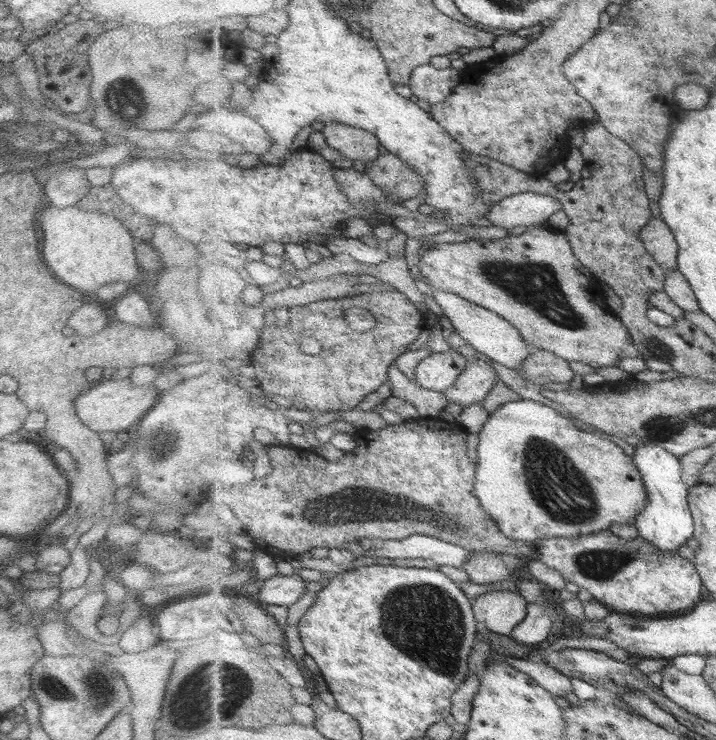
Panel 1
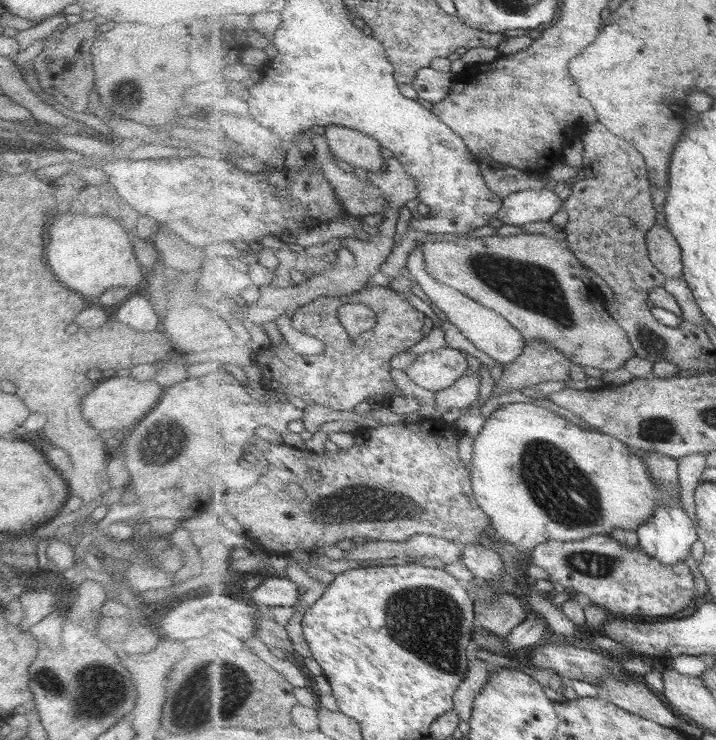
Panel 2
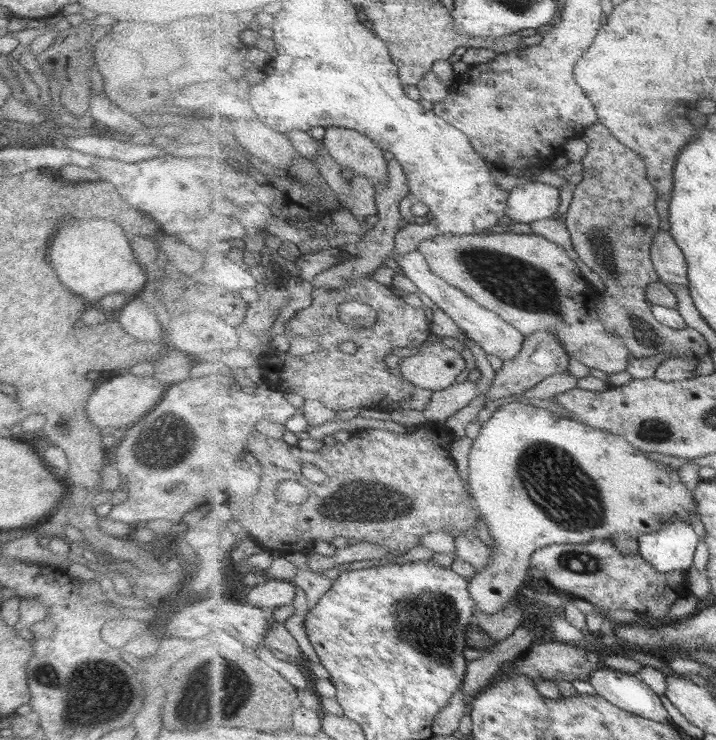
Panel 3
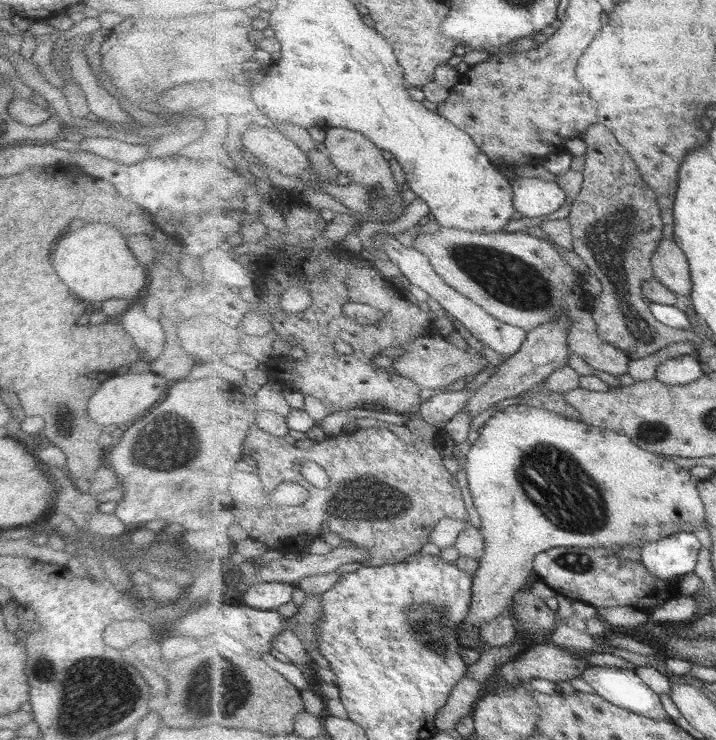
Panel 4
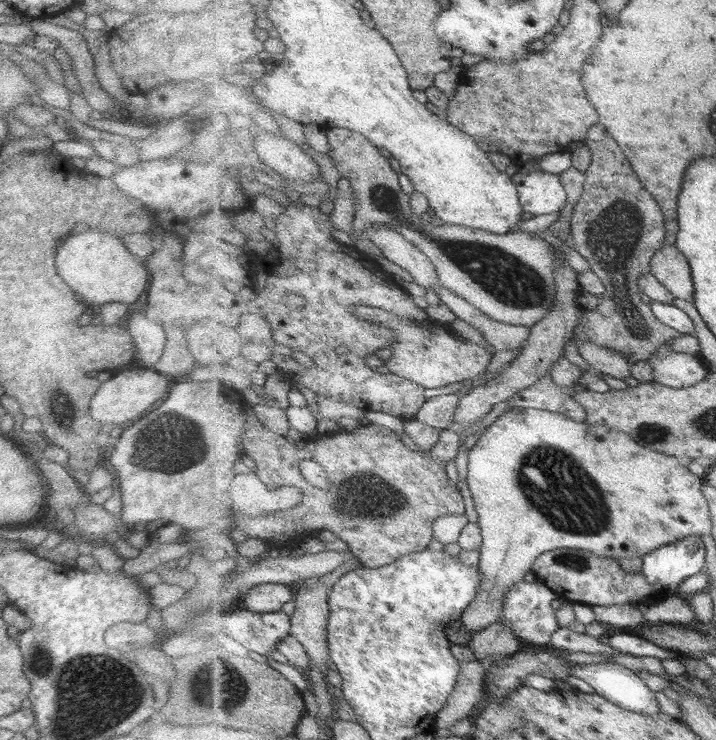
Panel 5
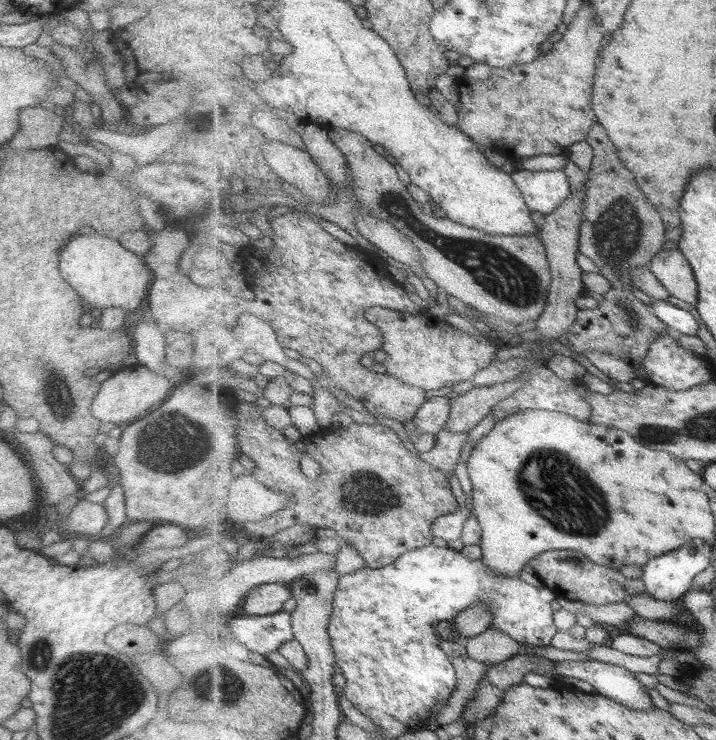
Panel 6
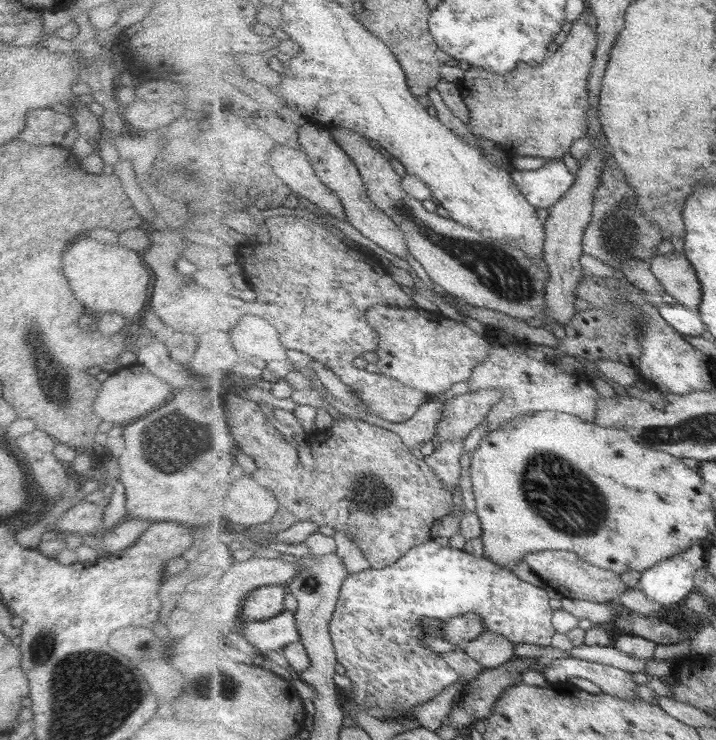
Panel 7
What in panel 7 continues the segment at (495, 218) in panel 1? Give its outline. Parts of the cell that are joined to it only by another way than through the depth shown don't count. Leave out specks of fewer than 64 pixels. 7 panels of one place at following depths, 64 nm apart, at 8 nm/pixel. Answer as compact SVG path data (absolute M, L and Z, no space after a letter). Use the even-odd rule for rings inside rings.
M551 159L539 170L511 170L517 186L535 208L550 210L575 184L576 178L561 159Z

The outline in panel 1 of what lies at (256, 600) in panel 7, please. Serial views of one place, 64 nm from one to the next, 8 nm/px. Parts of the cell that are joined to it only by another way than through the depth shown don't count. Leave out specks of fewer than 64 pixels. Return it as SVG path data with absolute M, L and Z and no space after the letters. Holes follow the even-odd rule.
M279 574L260 585L259 594L255 599L263 606L268 604L291 606L299 602L306 592L308 590L305 588L305 580L301 577Z

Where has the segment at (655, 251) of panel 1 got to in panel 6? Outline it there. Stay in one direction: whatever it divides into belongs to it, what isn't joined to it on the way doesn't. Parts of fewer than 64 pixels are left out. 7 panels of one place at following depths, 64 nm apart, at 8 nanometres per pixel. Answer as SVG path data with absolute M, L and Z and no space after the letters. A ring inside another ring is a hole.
M662 249L653 259L650 270L672 296L689 306L699 304L699 284L695 270L680 249Z

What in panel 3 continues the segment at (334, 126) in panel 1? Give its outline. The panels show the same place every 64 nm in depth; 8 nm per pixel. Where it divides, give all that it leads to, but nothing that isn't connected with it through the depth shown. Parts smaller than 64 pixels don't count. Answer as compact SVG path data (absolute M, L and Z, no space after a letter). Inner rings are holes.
M329 128L325 144L342 168L351 168L355 174L364 175L372 186L388 181L389 162L383 158L383 149L366 134L348 128Z

